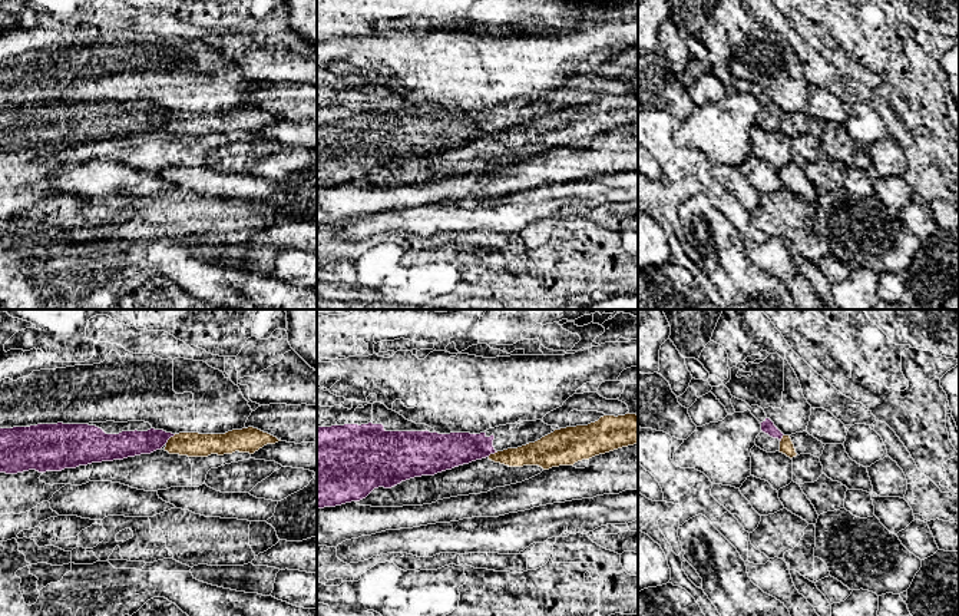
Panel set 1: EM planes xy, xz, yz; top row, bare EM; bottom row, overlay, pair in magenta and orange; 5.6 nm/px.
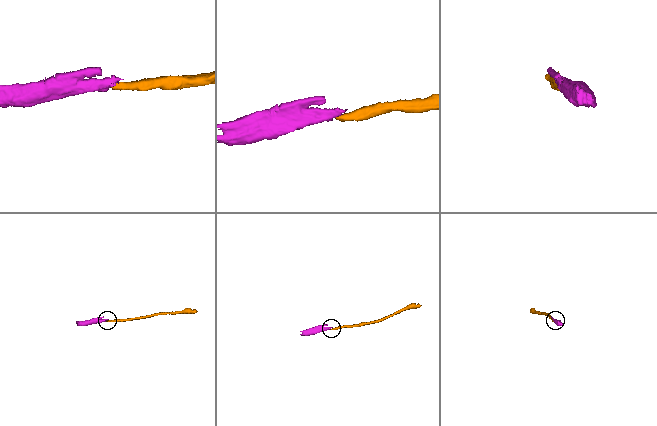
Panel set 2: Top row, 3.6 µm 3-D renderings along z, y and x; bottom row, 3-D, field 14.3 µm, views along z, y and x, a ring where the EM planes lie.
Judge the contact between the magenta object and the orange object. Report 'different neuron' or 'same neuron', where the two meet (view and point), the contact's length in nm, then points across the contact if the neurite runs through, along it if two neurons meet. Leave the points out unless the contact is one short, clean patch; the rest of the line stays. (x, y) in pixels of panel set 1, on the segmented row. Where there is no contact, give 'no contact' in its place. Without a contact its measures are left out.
different neuron; meets magenta in xy at (169, 437); contact 80 nm long; border along xy (175, 434), (165, 443)

